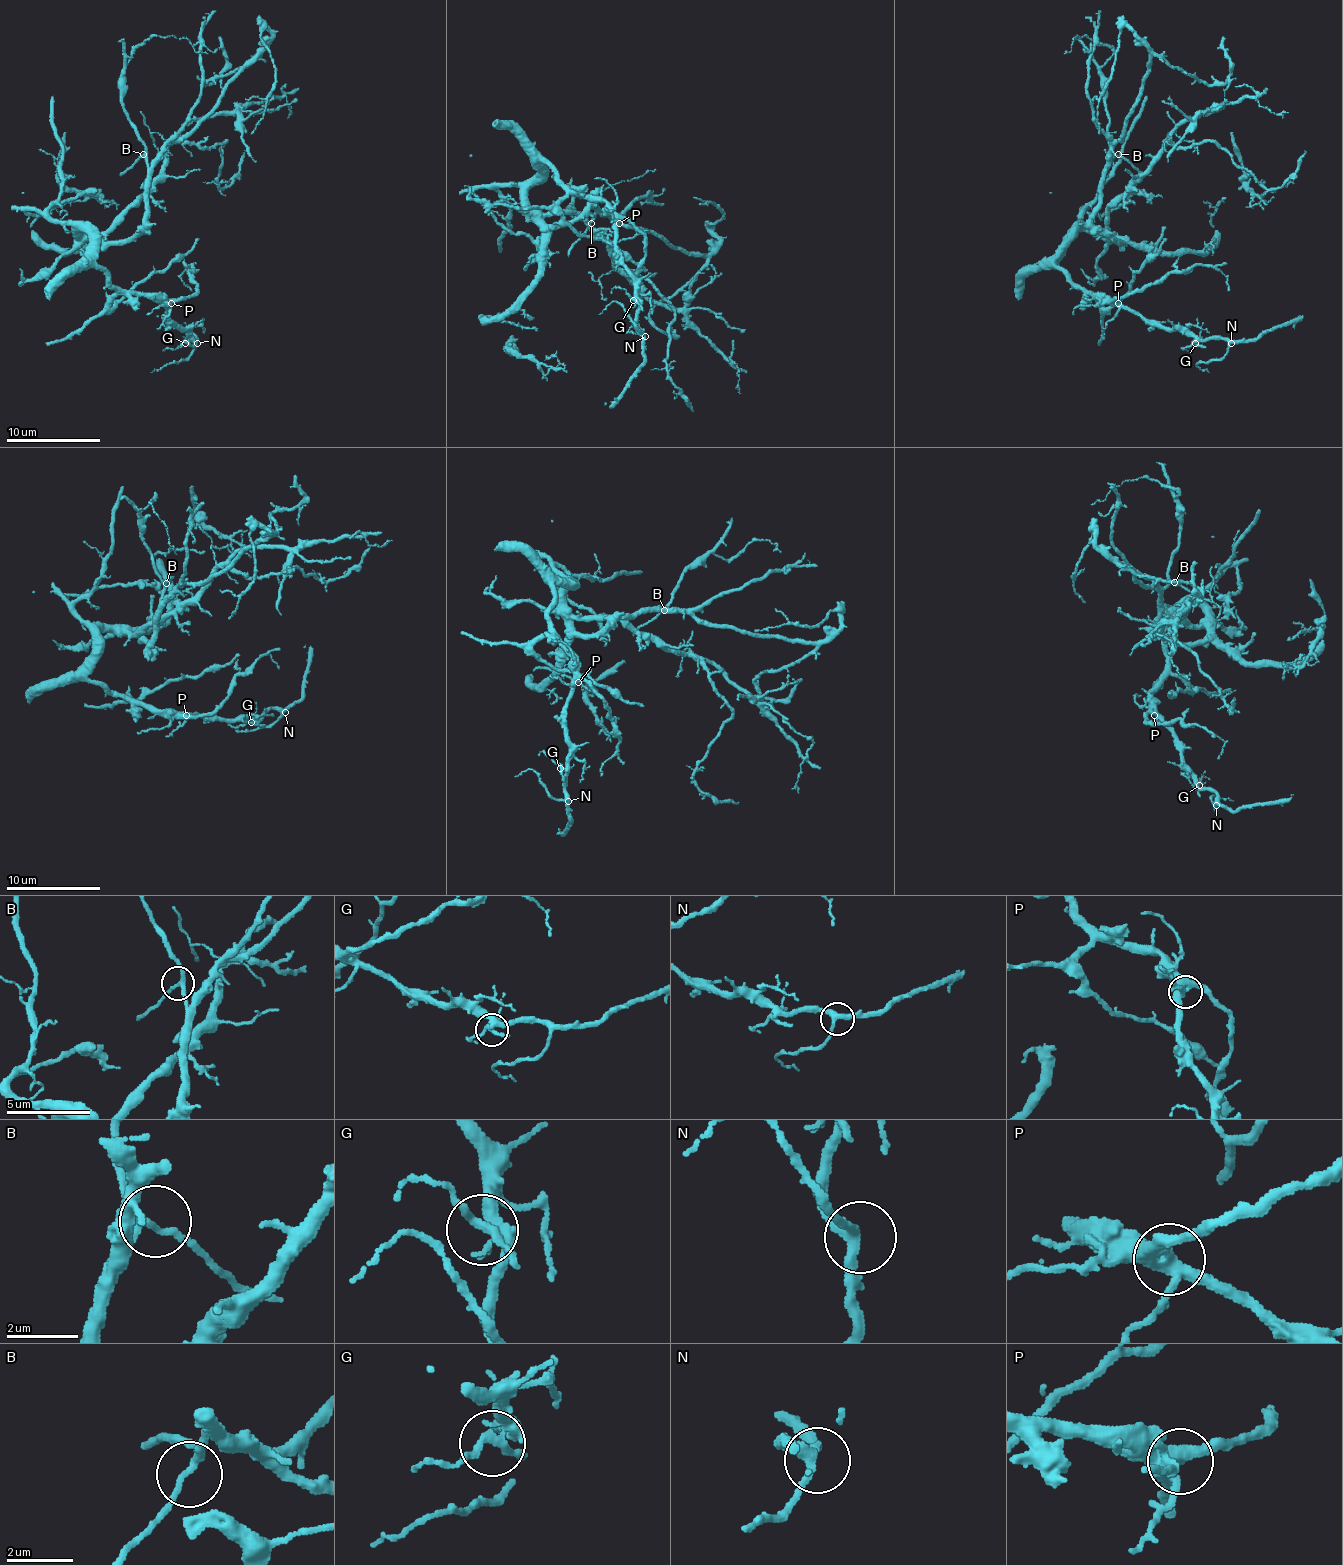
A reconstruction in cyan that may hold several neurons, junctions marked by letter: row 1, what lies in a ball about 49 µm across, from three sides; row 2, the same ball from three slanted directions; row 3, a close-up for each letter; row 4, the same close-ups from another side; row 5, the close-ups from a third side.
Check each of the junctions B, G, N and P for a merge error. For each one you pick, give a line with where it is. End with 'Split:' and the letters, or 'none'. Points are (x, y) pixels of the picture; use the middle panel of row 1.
Split: none

